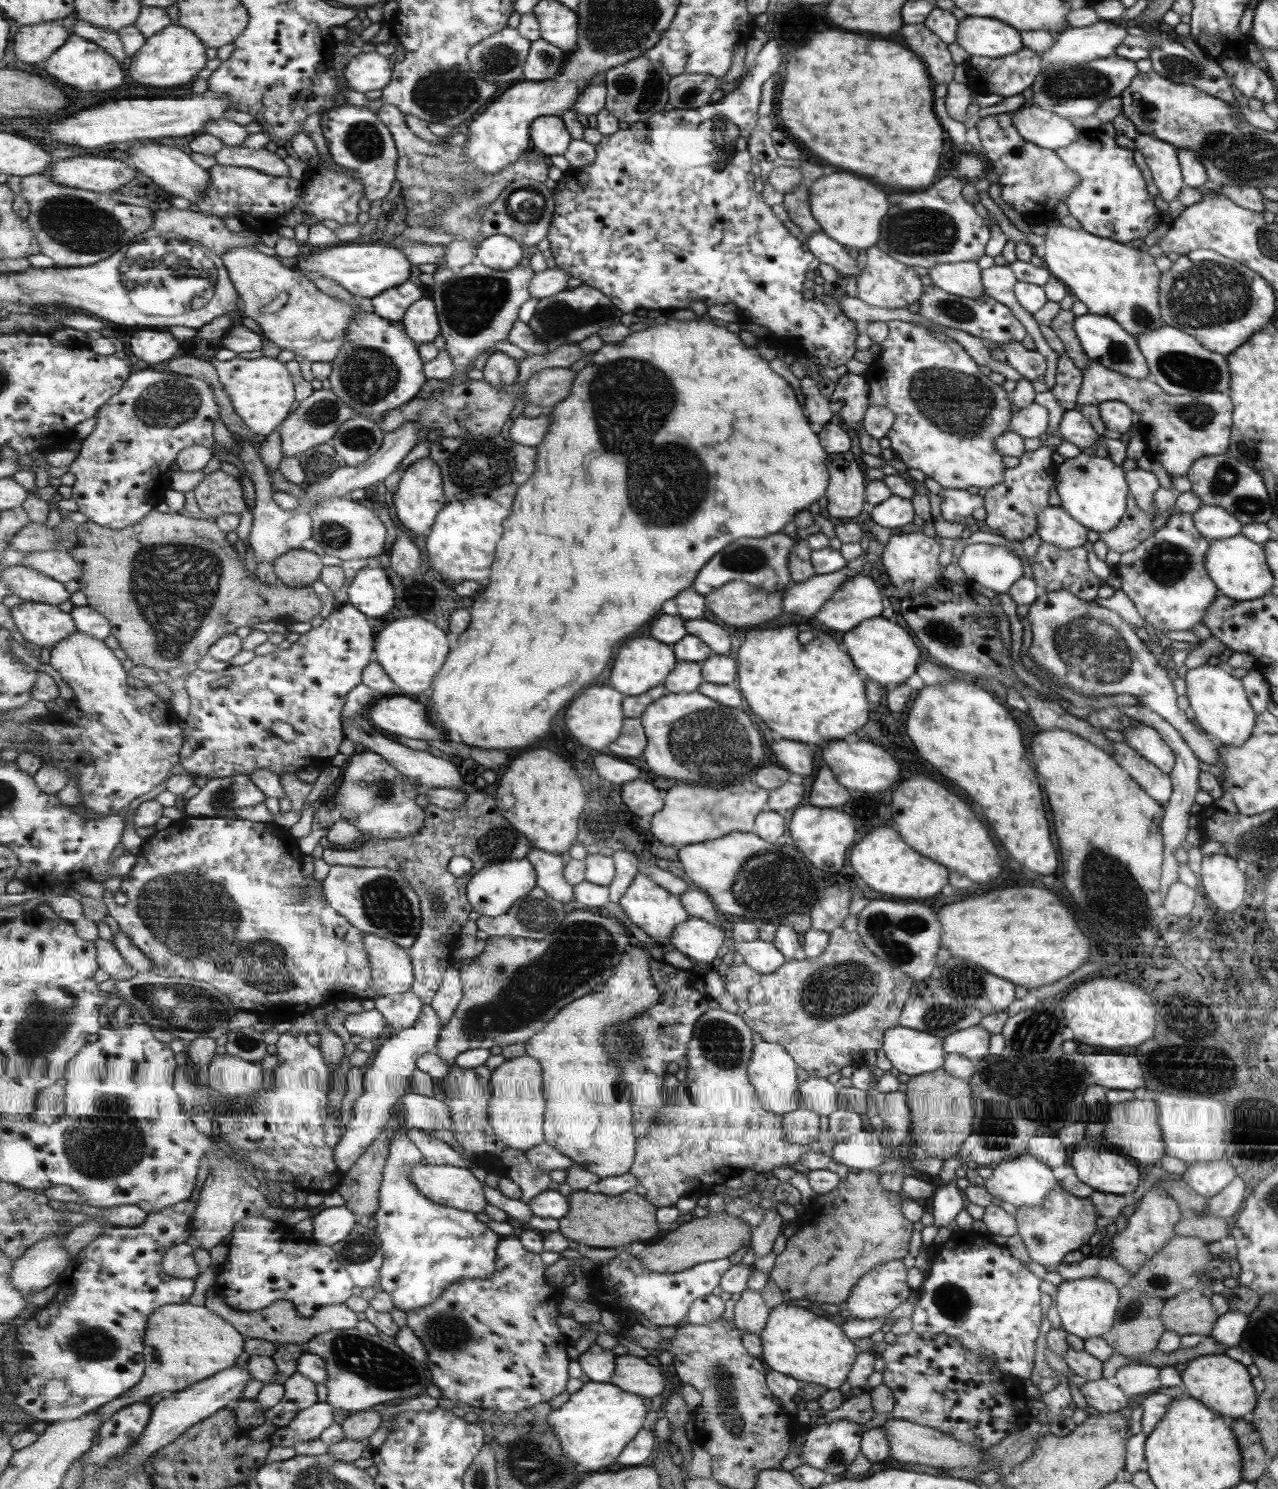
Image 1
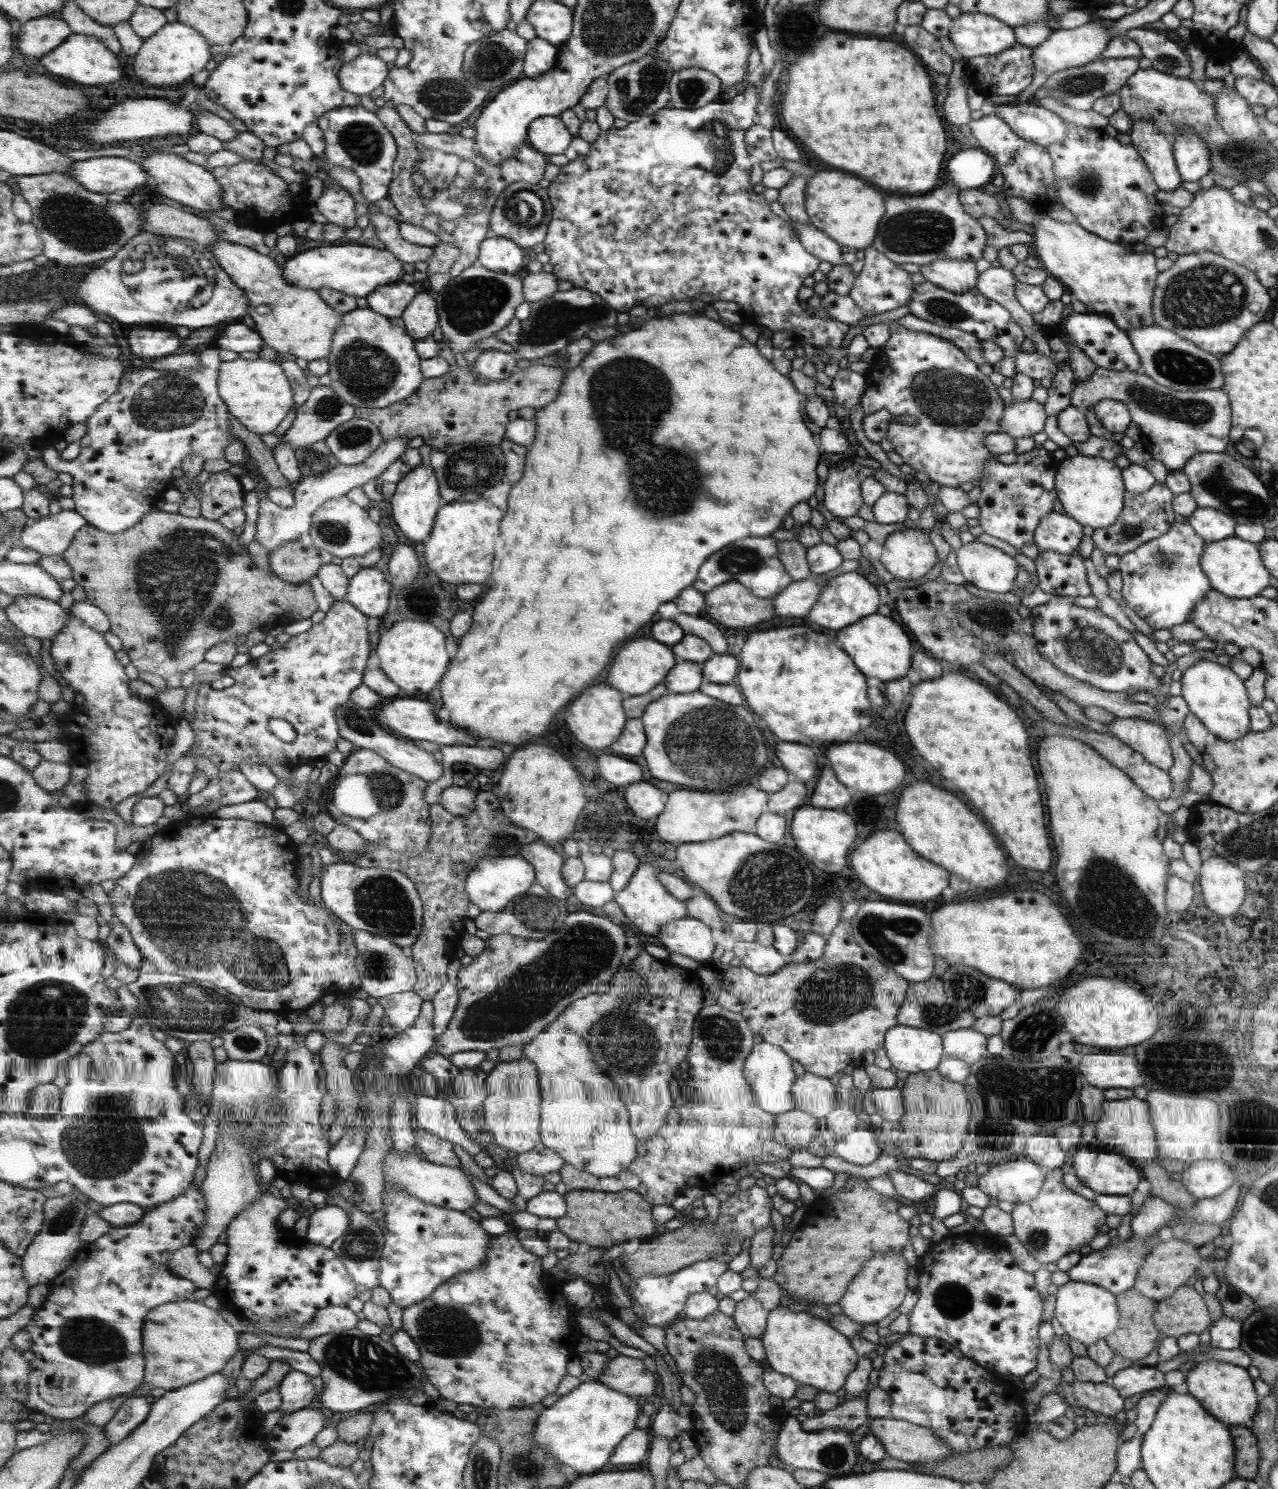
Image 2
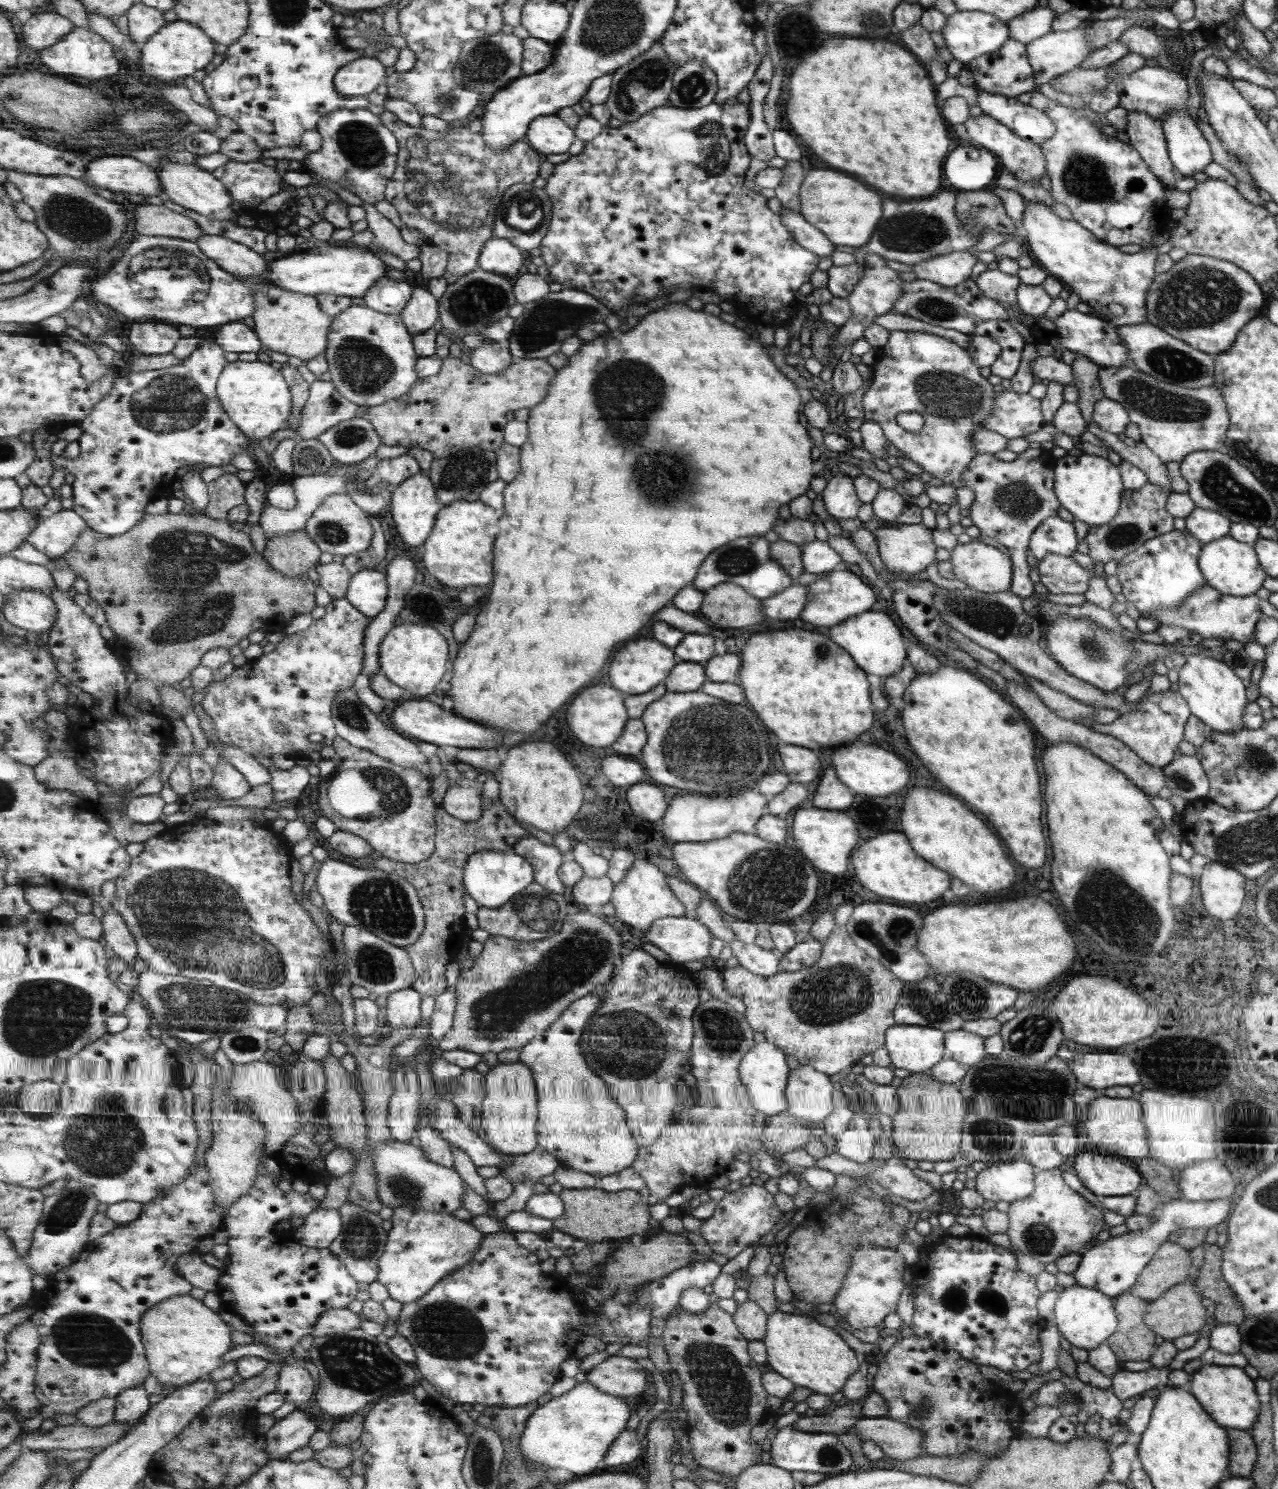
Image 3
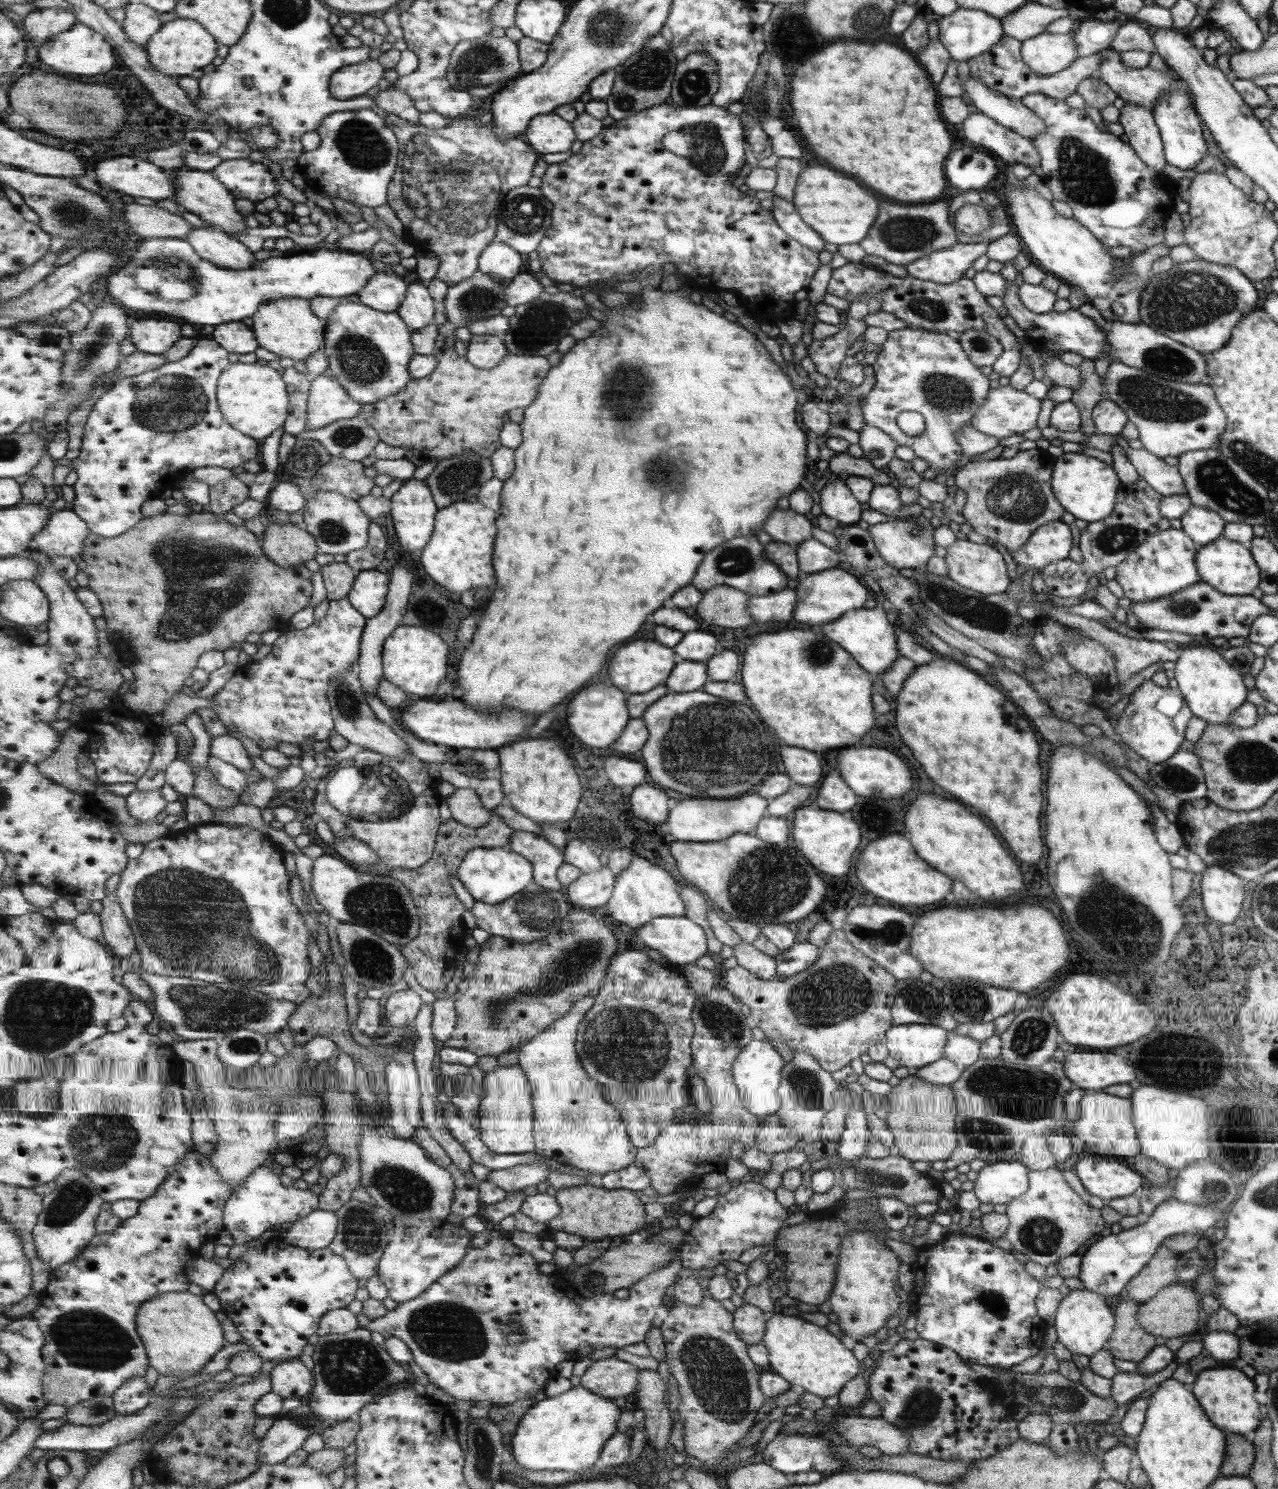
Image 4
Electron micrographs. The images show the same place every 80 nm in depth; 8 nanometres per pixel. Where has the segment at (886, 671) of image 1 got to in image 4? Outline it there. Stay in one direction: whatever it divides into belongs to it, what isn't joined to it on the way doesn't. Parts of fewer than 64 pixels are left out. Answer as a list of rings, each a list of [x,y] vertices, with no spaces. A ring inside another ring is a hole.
[[[882,607],[851,610],[851,612],[845,612],[839,619],[816,628],[829,640],[835,641],[835,644],[846,649],[861,668],[872,672],[873,675],[889,669],[890,664],[899,656],[894,628],[891,628],[891,624],[887,622]]]

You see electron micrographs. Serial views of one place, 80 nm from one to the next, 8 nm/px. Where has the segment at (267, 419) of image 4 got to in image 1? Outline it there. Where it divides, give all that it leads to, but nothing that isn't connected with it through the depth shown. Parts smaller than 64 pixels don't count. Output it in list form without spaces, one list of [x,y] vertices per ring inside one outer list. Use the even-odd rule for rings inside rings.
[[[194,344],[194,350],[196,355],[201,355],[215,366],[225,392],[232,398],[235,412],[253,432],[268,437],[291,415],[292,408],[297,405],[296,386],[287,364],[265,356],[255,360],[245,360],[238,356],[229,361],[221,361],[200,345]]]

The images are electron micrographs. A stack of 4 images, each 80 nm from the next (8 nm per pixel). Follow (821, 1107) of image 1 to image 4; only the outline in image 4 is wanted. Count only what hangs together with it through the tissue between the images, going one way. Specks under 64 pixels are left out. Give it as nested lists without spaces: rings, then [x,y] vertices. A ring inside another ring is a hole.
[[[795,1050],[789,1062],[783,1062],[782,1077],[777,1090],[779,1110],[775,1112],[781,1126],[807,1140],[817,1136],[822,1116],[834,1106],[832,1093],[837,1089],[837,1082],[825,1072],[819,1064],[807,1056],[805,1050]]]

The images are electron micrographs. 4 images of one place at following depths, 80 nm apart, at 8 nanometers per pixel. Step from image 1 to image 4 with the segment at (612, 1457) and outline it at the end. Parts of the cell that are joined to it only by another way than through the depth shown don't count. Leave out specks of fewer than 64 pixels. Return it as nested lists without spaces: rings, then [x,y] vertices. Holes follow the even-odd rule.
[[[580,1384],[560,1395],[546,1397],[535,1403],[535,1406],[520,1420],[512,1440],[512,1456],[520,1467],[535,1472],[543,1472],[543,1470],[579,1472],[600,1465],[601,1451],[607,1440],[617,1432],[619,1416],[621,1416],[621,1408],[611,1398],[599,1396]]]

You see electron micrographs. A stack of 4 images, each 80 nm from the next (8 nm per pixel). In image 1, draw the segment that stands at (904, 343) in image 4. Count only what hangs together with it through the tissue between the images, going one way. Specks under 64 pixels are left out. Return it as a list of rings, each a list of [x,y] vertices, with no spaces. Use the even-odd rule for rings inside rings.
[[[900,320],[887,321],[888,335],[883,343],[879,345],[881,347],[877,358],[873,361],[873,364],[869,364],[866,370],[863,372],[864,379],[869,385],[869,392],[867,393],[868,406],[883,406],[888,408],[894,414],[894,421],[891,428],[884,436],[890,440],[890,449],[899,458],[907,468],[913,468],[913,470],[921,470],[927,478],[935,480],[937,484],[941,485],[941,488],[954,488],[954,489],[966,489],[969,486],[975,486],[975,488],[990,489],[995,486],[1005,475],[1005,467],[1001,462],[1001,453],[994,448],[994,440],[1002,432],[1009,430],[1010,418],[1009,412],[1011,412],[1011,404],[1009,404],[1009,398],[1007,394],[1003,392],[1001,386],[989,382],[987,376],[979,374],[977,370],[977,362],[967,354],[966,350],[963,350],[953,337],[945,336],[941,332],[934,332],[925,326],[919,326],[919,324],[913,324],[913,322],[903,322]]]

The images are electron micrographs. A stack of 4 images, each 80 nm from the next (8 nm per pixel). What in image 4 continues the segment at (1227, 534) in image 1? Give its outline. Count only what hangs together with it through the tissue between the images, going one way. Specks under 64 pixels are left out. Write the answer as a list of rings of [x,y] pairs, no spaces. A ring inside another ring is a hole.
[[[1191,505],[1179,517],[1180,529],[1196,546],[1214,543],[1222,534],[1225,521],[1211,509]]]

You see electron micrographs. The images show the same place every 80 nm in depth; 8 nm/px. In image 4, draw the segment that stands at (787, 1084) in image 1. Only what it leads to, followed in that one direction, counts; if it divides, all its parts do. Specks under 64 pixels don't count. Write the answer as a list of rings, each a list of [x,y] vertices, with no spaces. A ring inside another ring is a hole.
[[[751,1040],[747,1046],[739,1052],[738,1058],[734,1062],[731,1070],[731,1077],[735,1084],[735,1089],[739,1090],[739,1101],[743,1104],[743,1109],[750,1112],[761,1122],[763,1116],[775,1114],[779,1110],[778,1086],[782,1077],[783,1060],[773,1049],[771,1044],[765,1040]]]

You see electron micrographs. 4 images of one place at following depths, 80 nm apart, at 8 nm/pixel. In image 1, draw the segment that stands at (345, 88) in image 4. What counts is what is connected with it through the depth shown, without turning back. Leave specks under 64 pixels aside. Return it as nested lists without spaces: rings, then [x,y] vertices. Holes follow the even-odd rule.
[[[377,50],[355,55],[344,68],[347,89],[365,93],[385,90],[395,76],[394,65],[389,57]]]

